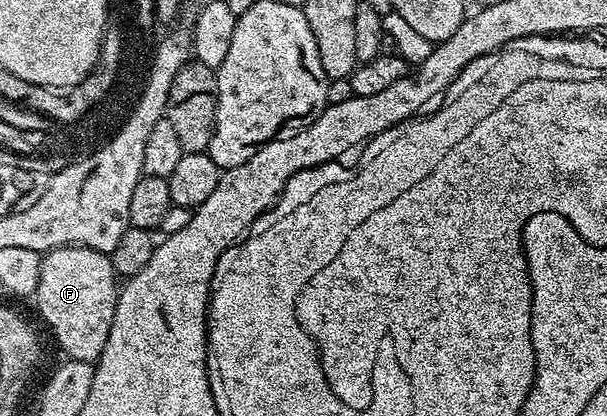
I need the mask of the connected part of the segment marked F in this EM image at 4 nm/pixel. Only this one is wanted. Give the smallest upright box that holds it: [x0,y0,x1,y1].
[33,247,120,364]

